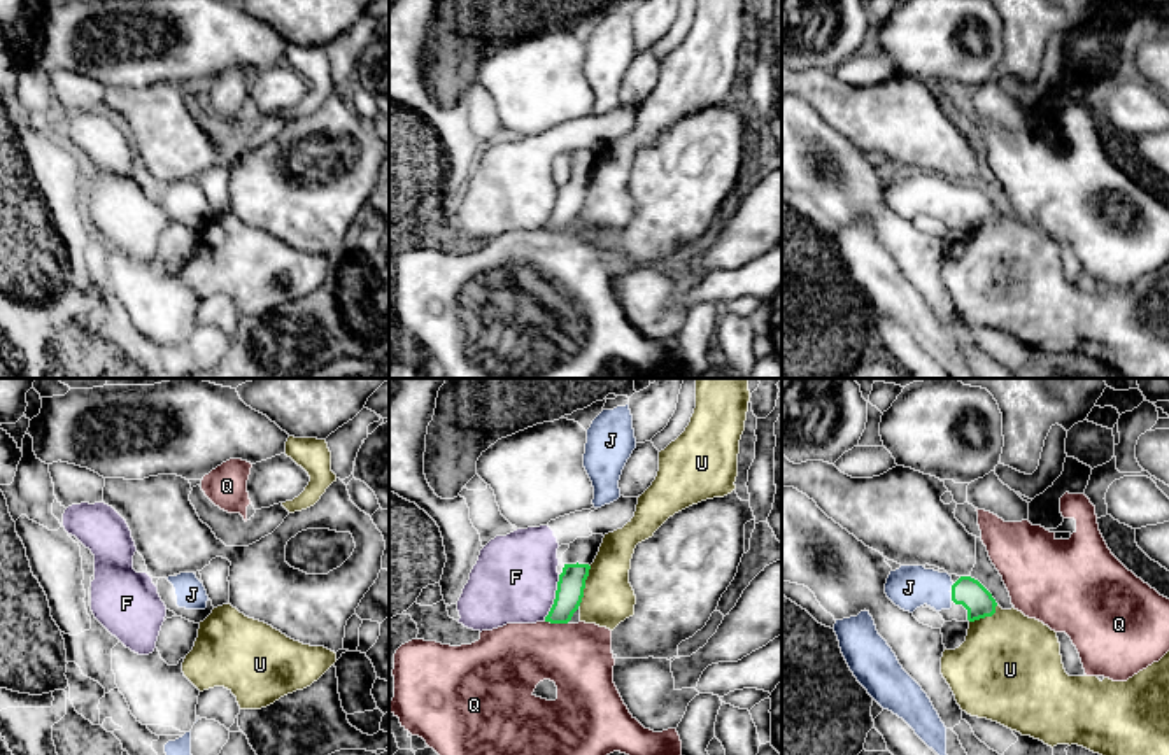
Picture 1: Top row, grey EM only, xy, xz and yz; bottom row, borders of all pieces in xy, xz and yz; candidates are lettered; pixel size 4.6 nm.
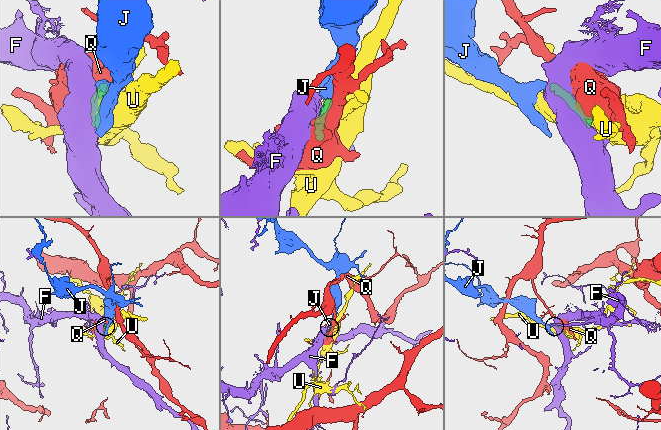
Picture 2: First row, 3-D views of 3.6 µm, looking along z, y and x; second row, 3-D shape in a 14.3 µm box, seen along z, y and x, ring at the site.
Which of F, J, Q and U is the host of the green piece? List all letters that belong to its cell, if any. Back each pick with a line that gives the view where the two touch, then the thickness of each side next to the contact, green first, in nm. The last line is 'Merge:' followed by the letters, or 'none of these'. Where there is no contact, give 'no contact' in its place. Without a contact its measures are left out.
J: yz | 140/200 nm
Merge: J

